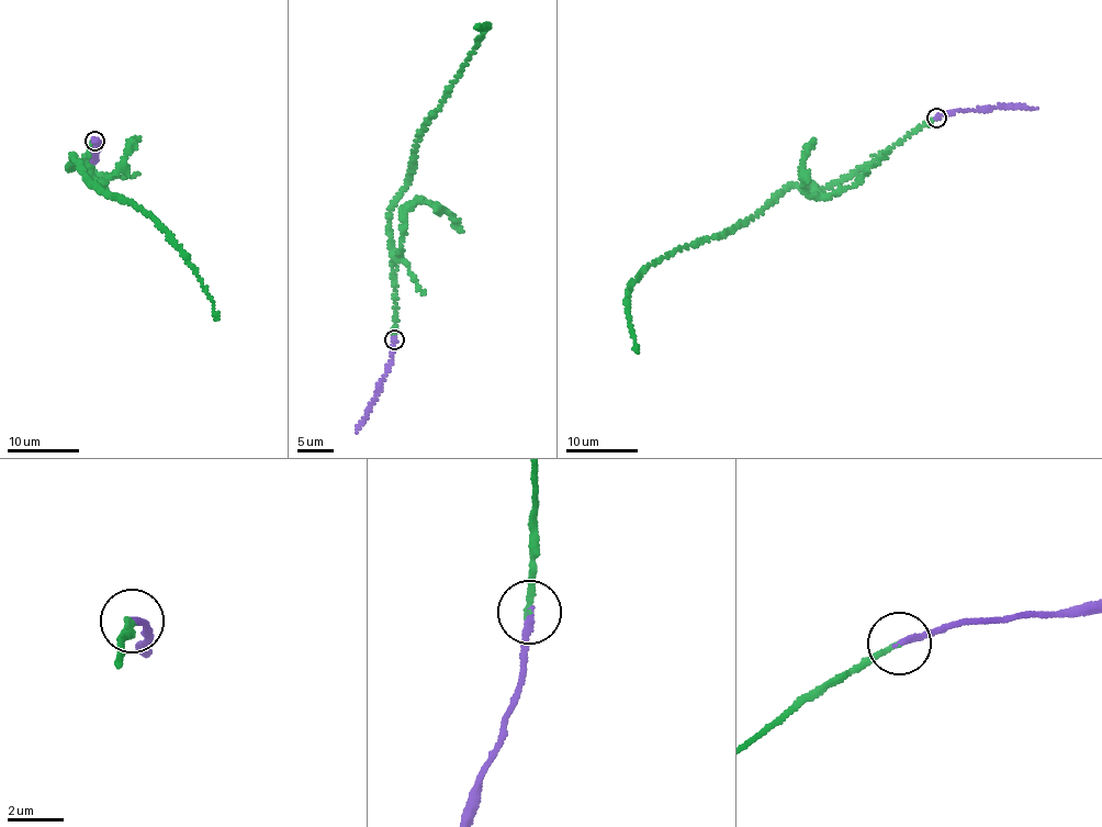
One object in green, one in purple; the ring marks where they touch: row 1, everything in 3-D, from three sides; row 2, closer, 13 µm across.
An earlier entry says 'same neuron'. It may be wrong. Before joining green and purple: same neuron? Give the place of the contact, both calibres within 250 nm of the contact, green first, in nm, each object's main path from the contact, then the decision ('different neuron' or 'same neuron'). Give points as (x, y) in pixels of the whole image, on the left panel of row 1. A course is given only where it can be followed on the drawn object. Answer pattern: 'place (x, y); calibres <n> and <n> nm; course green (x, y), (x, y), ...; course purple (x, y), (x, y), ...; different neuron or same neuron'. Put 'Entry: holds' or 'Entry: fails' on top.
Entry: holds
place (94, 141); calibres 220 and 240 nm; course green (94, 141), (82, 163), (67, 166), (72, 157), (91, 181), (139, 207), (166, 232), (218, 319); course purple (94, 141), (100, 143), (93, 163); same neuron

